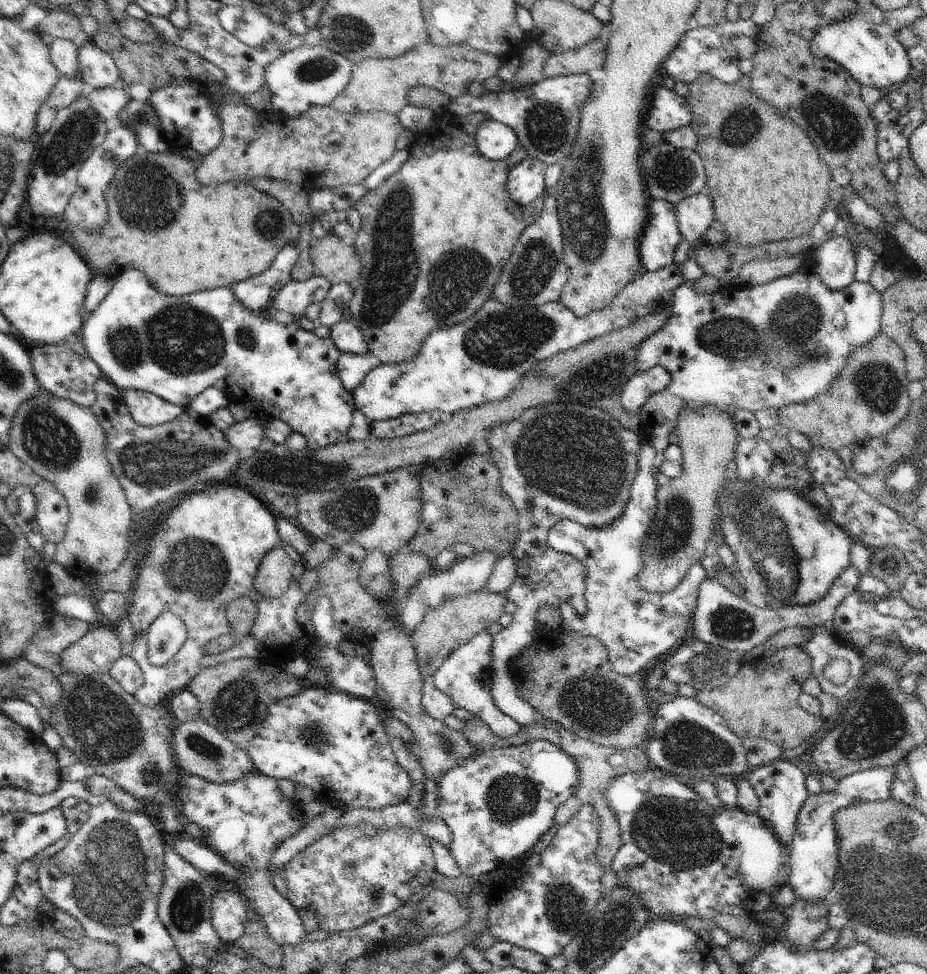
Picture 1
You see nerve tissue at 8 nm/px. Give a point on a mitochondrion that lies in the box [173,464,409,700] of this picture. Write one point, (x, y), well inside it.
(351, 514)

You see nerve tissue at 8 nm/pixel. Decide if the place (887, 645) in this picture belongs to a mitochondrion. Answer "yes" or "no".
no

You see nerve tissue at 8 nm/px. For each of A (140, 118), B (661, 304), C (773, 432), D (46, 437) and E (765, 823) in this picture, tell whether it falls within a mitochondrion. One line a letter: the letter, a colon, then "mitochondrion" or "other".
A: mitochondrion
B: other
C: other
D: mitochondrion
E: other

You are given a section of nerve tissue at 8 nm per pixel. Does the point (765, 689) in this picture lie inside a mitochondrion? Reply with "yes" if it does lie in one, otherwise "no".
no

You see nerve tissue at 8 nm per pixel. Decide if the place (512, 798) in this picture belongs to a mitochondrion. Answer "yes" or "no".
yes

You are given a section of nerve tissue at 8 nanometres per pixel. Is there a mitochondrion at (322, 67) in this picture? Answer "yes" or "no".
yes

